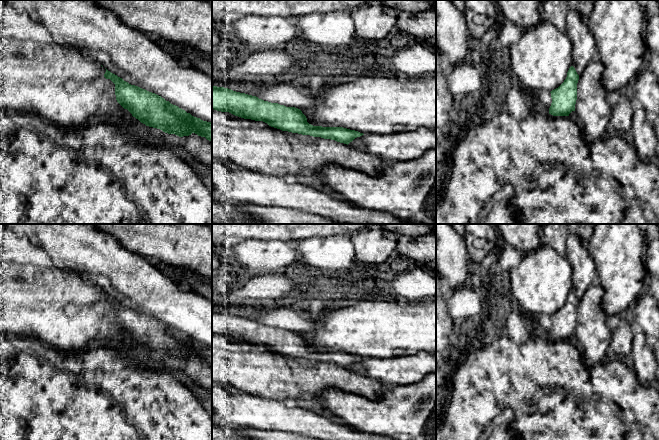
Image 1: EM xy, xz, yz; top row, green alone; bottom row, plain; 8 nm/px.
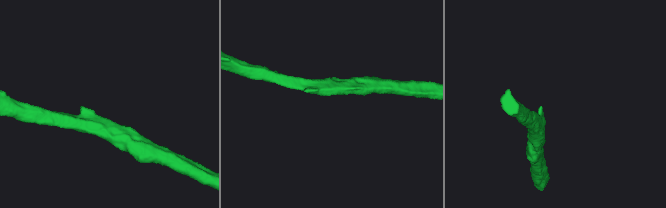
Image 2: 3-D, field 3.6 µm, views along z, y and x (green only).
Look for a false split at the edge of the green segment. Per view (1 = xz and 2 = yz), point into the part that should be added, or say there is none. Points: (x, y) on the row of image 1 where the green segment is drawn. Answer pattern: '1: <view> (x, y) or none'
1: none
2: yz (585, 49)

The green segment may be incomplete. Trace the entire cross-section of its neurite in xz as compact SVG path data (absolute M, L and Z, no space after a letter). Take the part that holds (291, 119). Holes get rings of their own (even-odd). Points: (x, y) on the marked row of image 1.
M212 86L212 109L244 119L263 121L282 131L331 139L347 145L364 135L343 127L313 126L298 108L271 103L224 87Z

